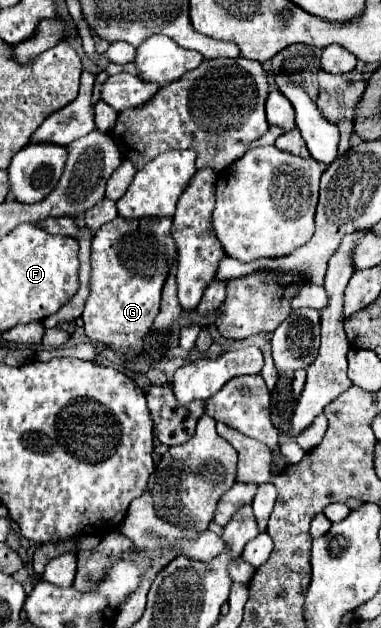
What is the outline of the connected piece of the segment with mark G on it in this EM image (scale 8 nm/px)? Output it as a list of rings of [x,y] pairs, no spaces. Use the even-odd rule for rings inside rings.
[[[117,216],[93,238],[91,296],[83,310],[85,334],[91,342],[113,348],[121,358],[133,360],[141,354],[143,336],[159,314],[161,288],[177,256],[171,224],[171,218],[127,220]]]

